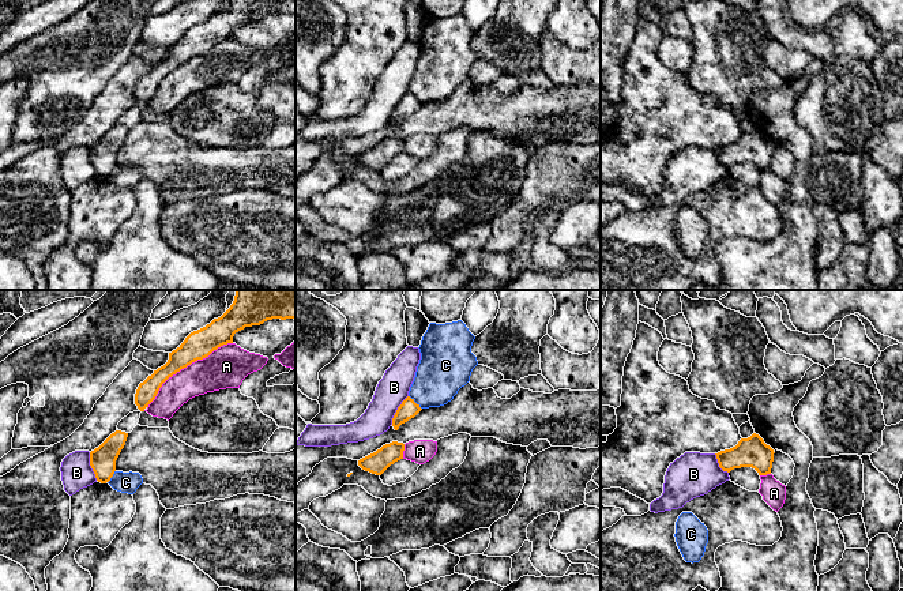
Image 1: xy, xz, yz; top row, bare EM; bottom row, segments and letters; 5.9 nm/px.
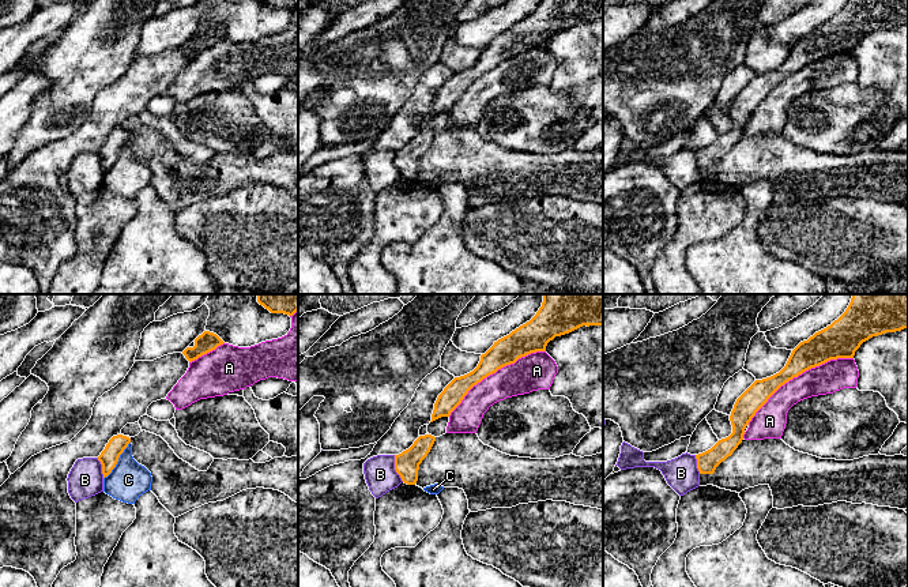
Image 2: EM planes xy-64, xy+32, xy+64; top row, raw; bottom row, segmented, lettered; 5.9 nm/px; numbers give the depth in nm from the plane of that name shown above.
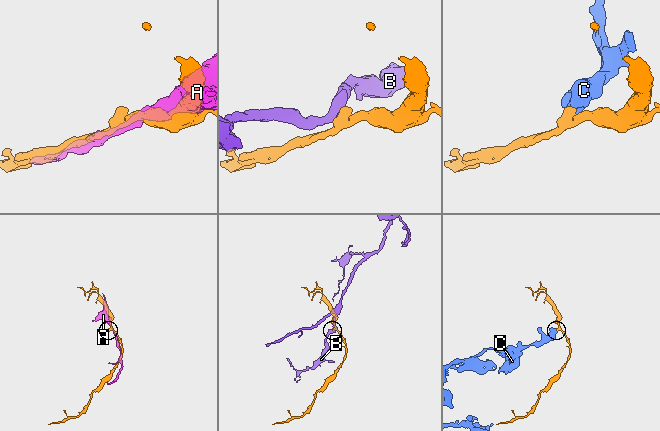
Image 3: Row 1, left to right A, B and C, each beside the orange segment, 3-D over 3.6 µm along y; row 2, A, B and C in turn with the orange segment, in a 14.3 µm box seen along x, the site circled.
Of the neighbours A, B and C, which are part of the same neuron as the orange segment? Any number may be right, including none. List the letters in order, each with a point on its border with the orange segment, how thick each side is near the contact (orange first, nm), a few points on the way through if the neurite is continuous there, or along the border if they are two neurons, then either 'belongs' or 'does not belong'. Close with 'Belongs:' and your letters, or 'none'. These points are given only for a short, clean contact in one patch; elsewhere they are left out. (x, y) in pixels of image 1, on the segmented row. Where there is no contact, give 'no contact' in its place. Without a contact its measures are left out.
A: xy (185, 366) | 170/240 nm | does not belong
B: xz (397, 410) | 110/180 nm | along xz (407, 395), (398, 407), (391, 424) | does not belong
C: xz (414, 402) | 110/300 nm | along xz (409, 395), (421, 409) | does not belong
Belongs: none

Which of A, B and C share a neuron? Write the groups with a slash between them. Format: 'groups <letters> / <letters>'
groups A / B / C

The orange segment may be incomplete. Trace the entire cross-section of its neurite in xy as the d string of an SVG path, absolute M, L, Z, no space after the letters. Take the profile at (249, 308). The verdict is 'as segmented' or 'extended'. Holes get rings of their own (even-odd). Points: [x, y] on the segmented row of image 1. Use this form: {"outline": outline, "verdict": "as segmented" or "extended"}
{"outline": "M236 290L233 304L221 317L191 332L169 353L168 362L139 384L135 404L144 411L169 377L208 357L218 347L233 343L234 334L245 327L272 319L296 320L296 290Z", "verdict": "as segmented"}

